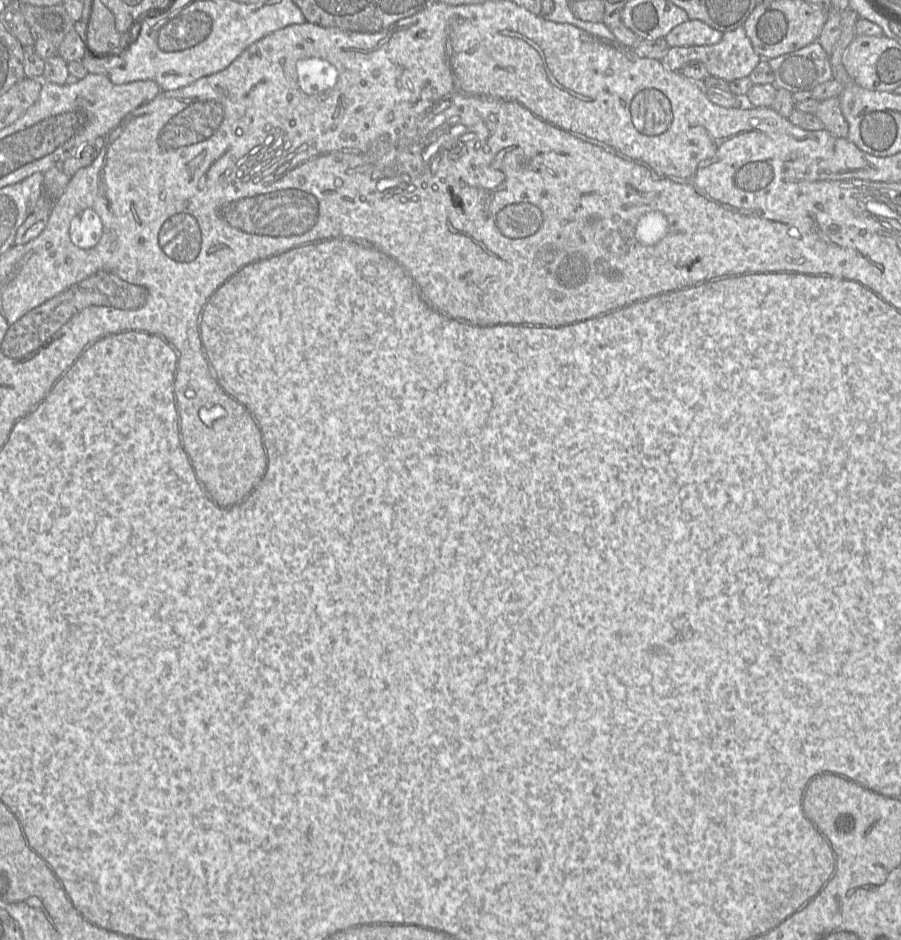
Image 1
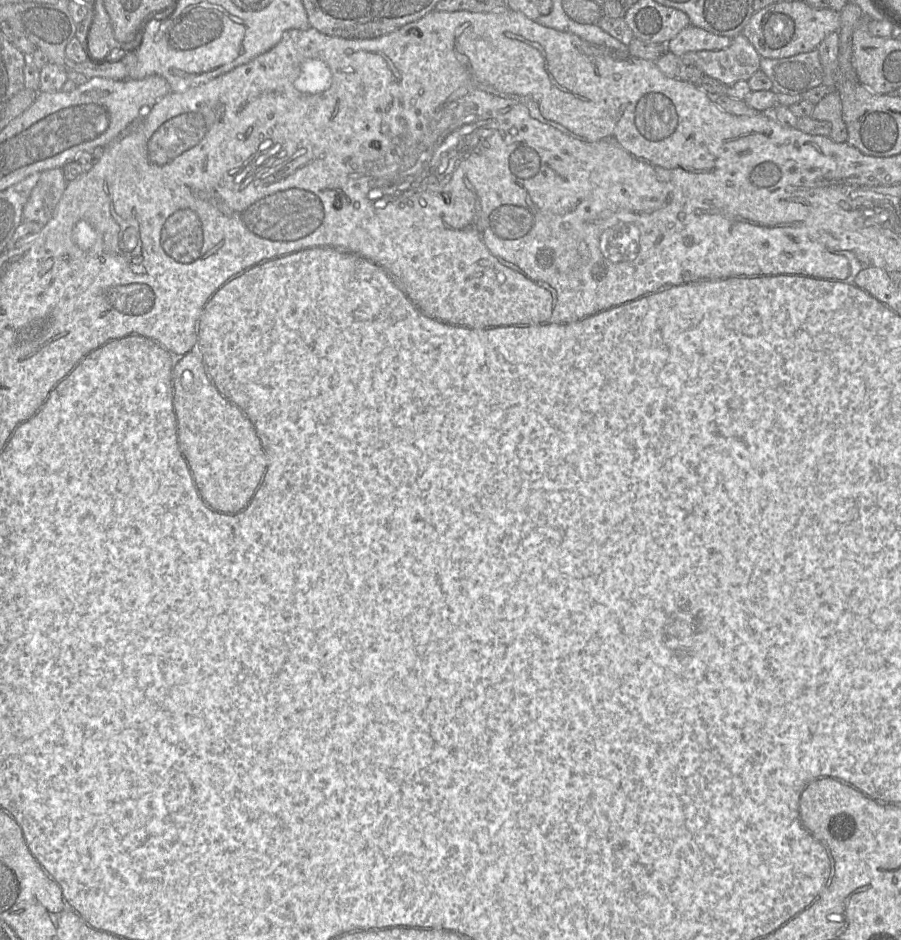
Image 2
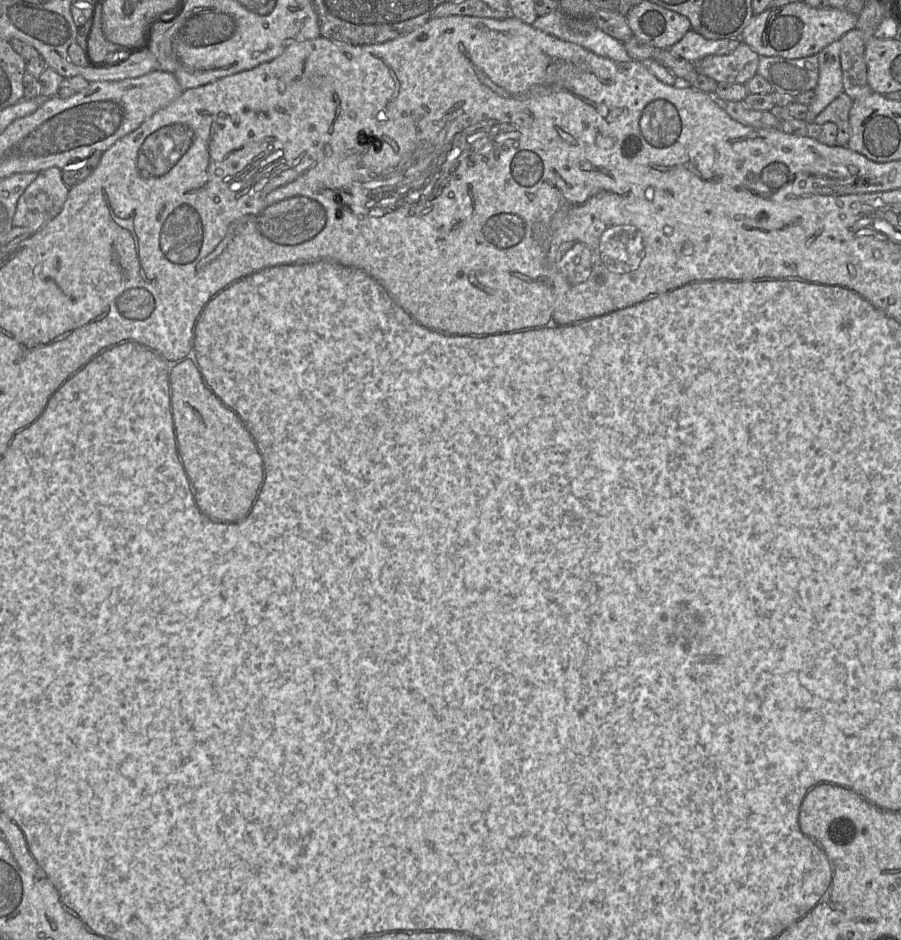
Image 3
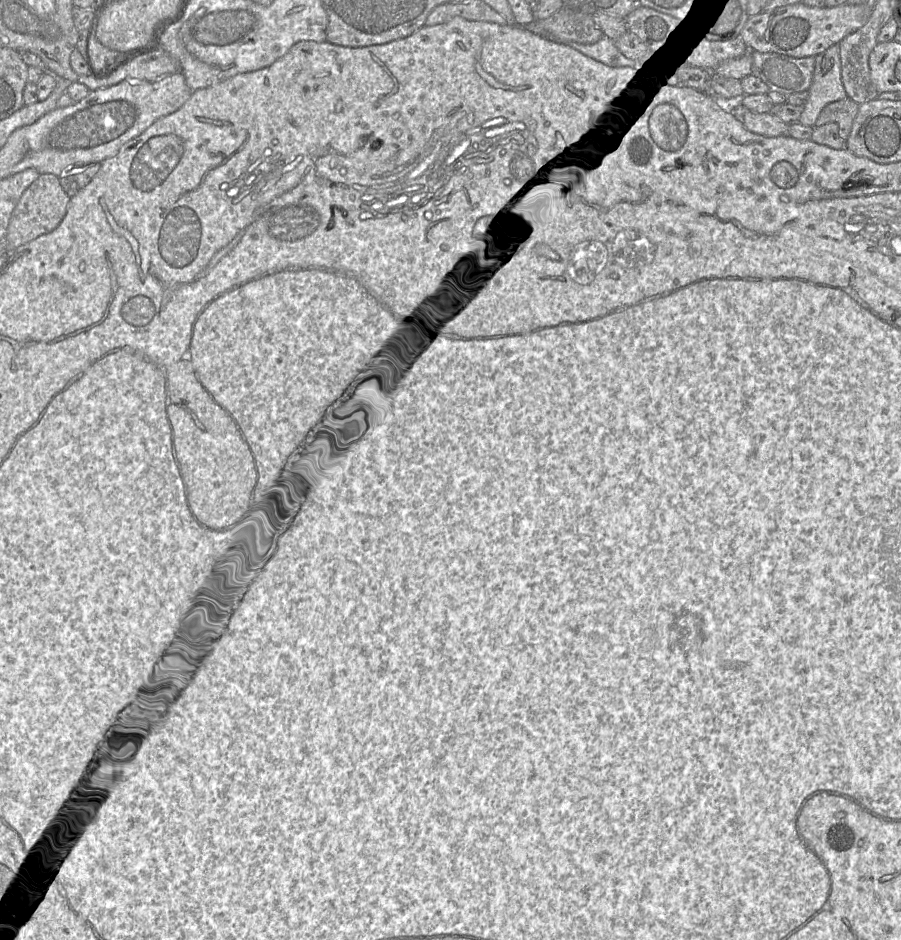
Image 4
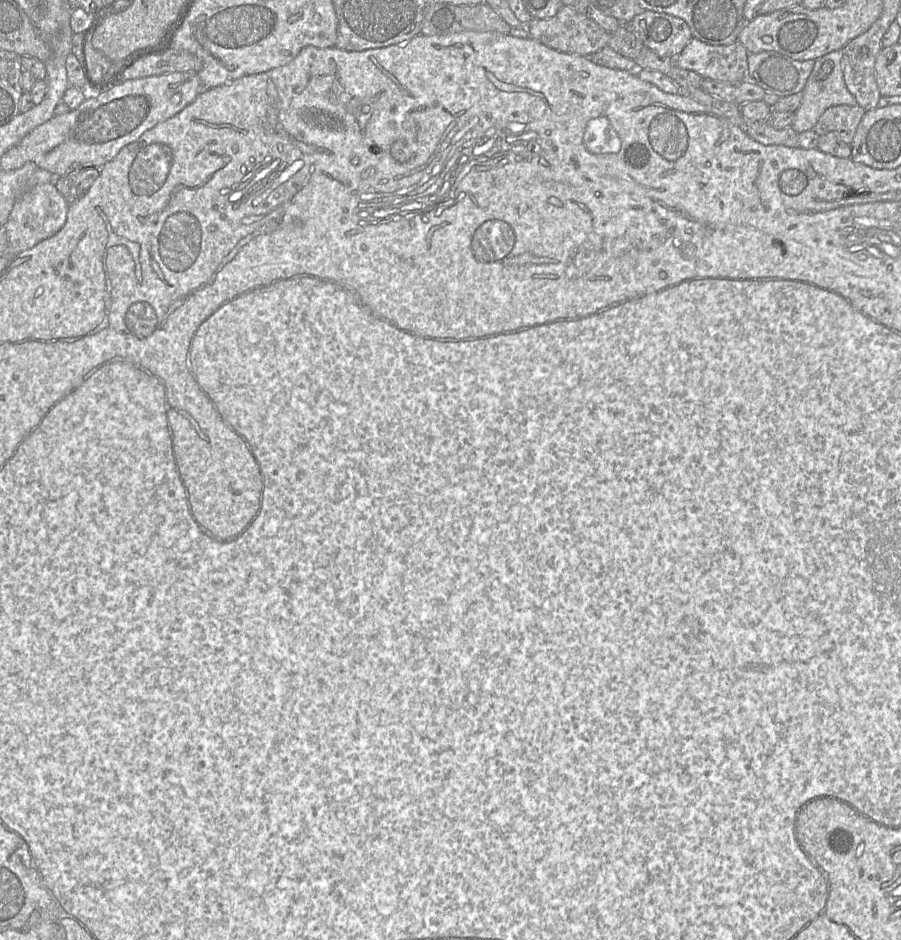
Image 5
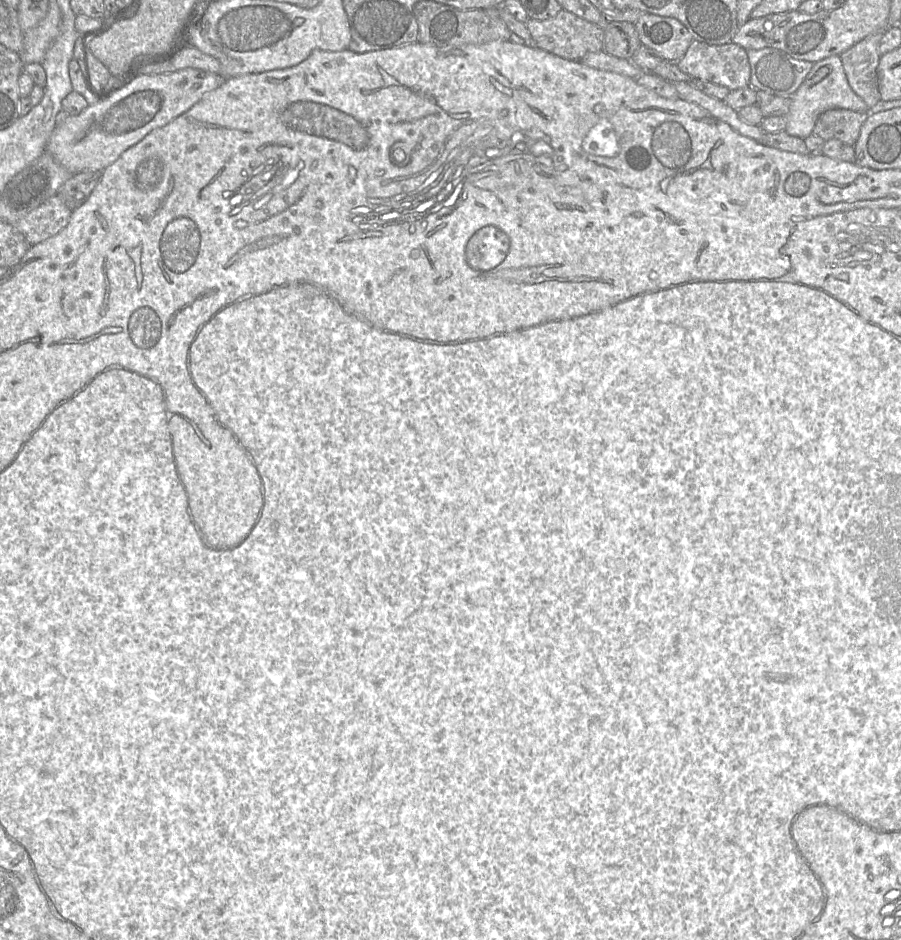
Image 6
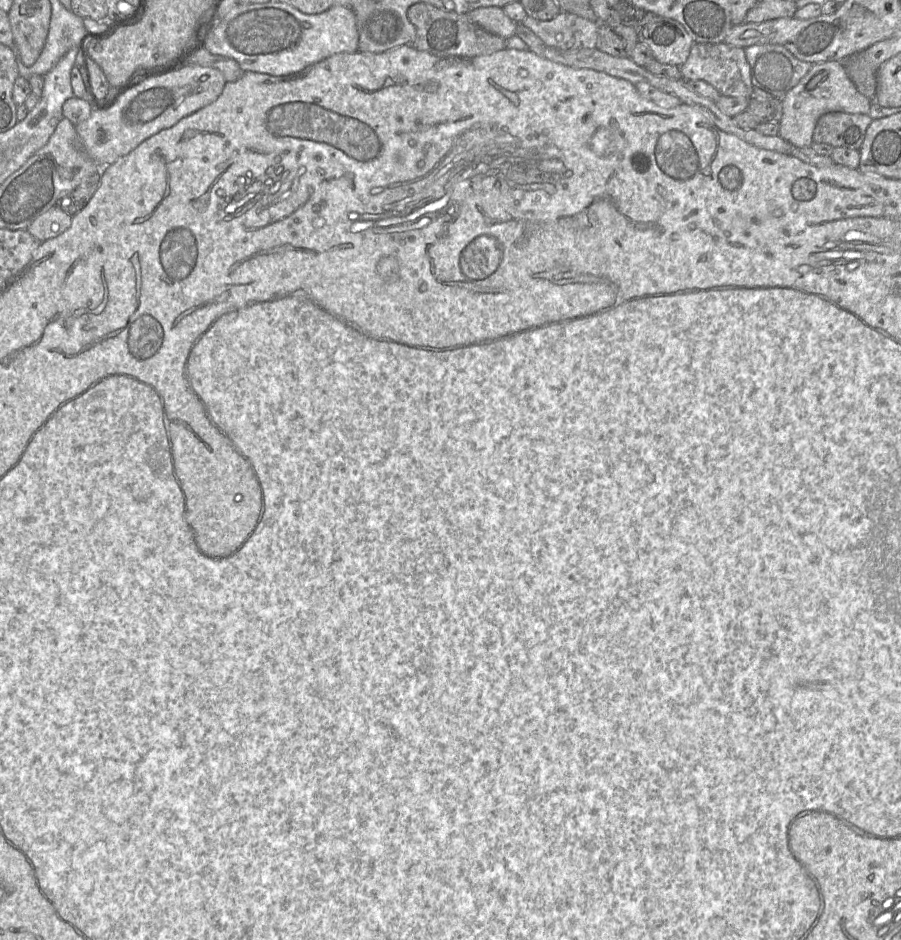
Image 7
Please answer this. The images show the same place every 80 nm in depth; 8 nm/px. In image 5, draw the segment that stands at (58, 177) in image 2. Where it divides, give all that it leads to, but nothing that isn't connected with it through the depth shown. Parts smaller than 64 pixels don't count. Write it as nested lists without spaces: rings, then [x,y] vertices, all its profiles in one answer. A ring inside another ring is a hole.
[[[54,182],[36,185],[14,204],[5,223],[10,254],[30,249],[37,243],[56,234],[65,224],[69,203],[59,193]]]

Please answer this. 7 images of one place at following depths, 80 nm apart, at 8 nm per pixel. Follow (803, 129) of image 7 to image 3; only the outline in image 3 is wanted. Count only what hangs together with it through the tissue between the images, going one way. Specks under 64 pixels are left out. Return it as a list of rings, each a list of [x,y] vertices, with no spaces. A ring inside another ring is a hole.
[[[834,41],[818,53],[819,79],[814,88],[816,96],[808,106],[805,118],[807,124],[813,123],[832,101],[842,92],[842,70],[840,64],[840,41]]]

